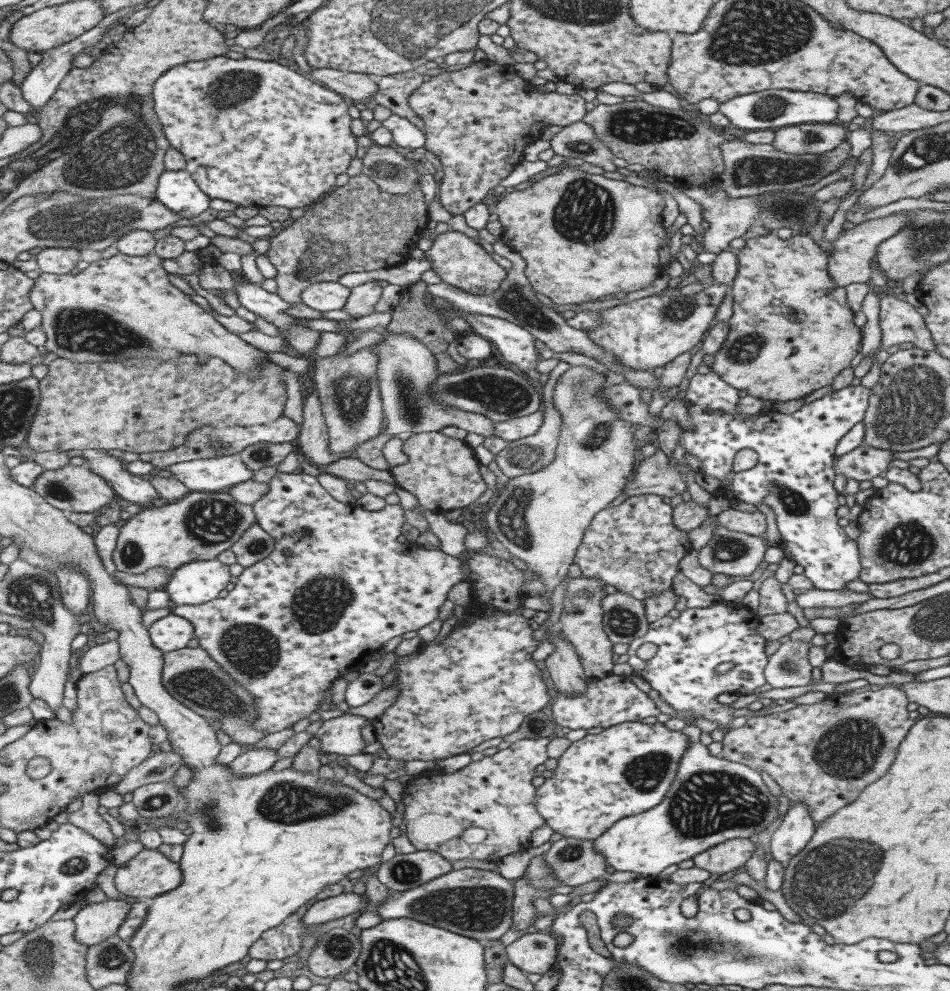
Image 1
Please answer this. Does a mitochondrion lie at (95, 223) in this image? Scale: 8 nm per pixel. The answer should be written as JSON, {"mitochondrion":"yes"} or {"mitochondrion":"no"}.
{"mitochondrion":"yes"}

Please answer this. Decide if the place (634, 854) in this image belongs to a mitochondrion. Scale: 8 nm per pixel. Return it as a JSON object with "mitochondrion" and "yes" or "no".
{"mitochondrion":"no"}

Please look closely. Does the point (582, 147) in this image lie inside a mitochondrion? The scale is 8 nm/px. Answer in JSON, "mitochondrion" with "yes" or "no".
{"mitochondrion":"yes"}

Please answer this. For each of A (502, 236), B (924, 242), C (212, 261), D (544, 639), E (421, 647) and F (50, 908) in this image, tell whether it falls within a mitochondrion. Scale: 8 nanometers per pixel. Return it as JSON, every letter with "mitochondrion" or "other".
{"A":"other","B":"mitochondrion","C":"other","D":"other","E":"other","F":"other"}

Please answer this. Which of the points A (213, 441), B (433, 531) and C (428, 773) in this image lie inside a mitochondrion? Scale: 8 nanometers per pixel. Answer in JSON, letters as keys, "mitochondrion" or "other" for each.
{"A":"mitochondrion","B":"other","C":"other"}

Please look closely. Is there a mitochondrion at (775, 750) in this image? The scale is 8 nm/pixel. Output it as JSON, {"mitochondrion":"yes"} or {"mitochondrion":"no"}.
{"mitochondrion":"no"}

